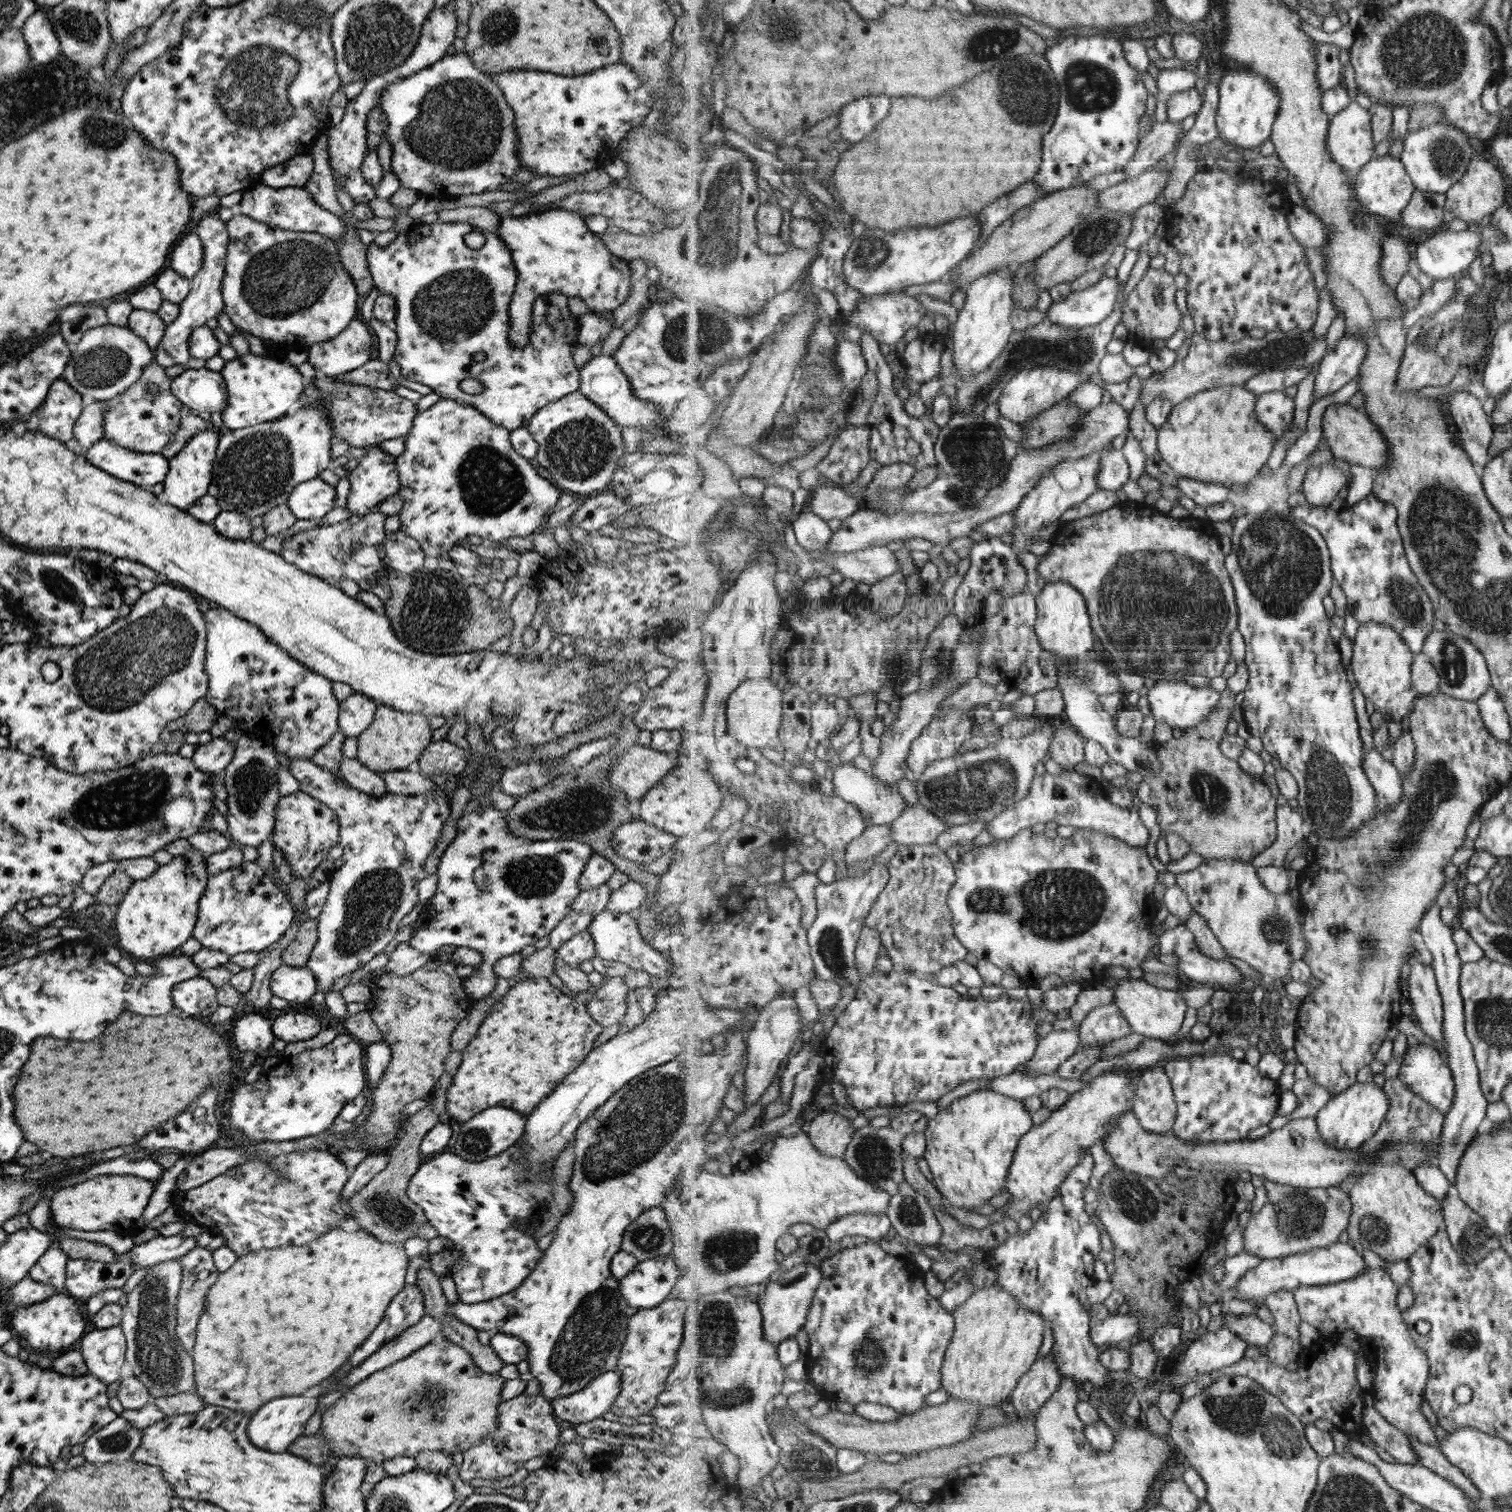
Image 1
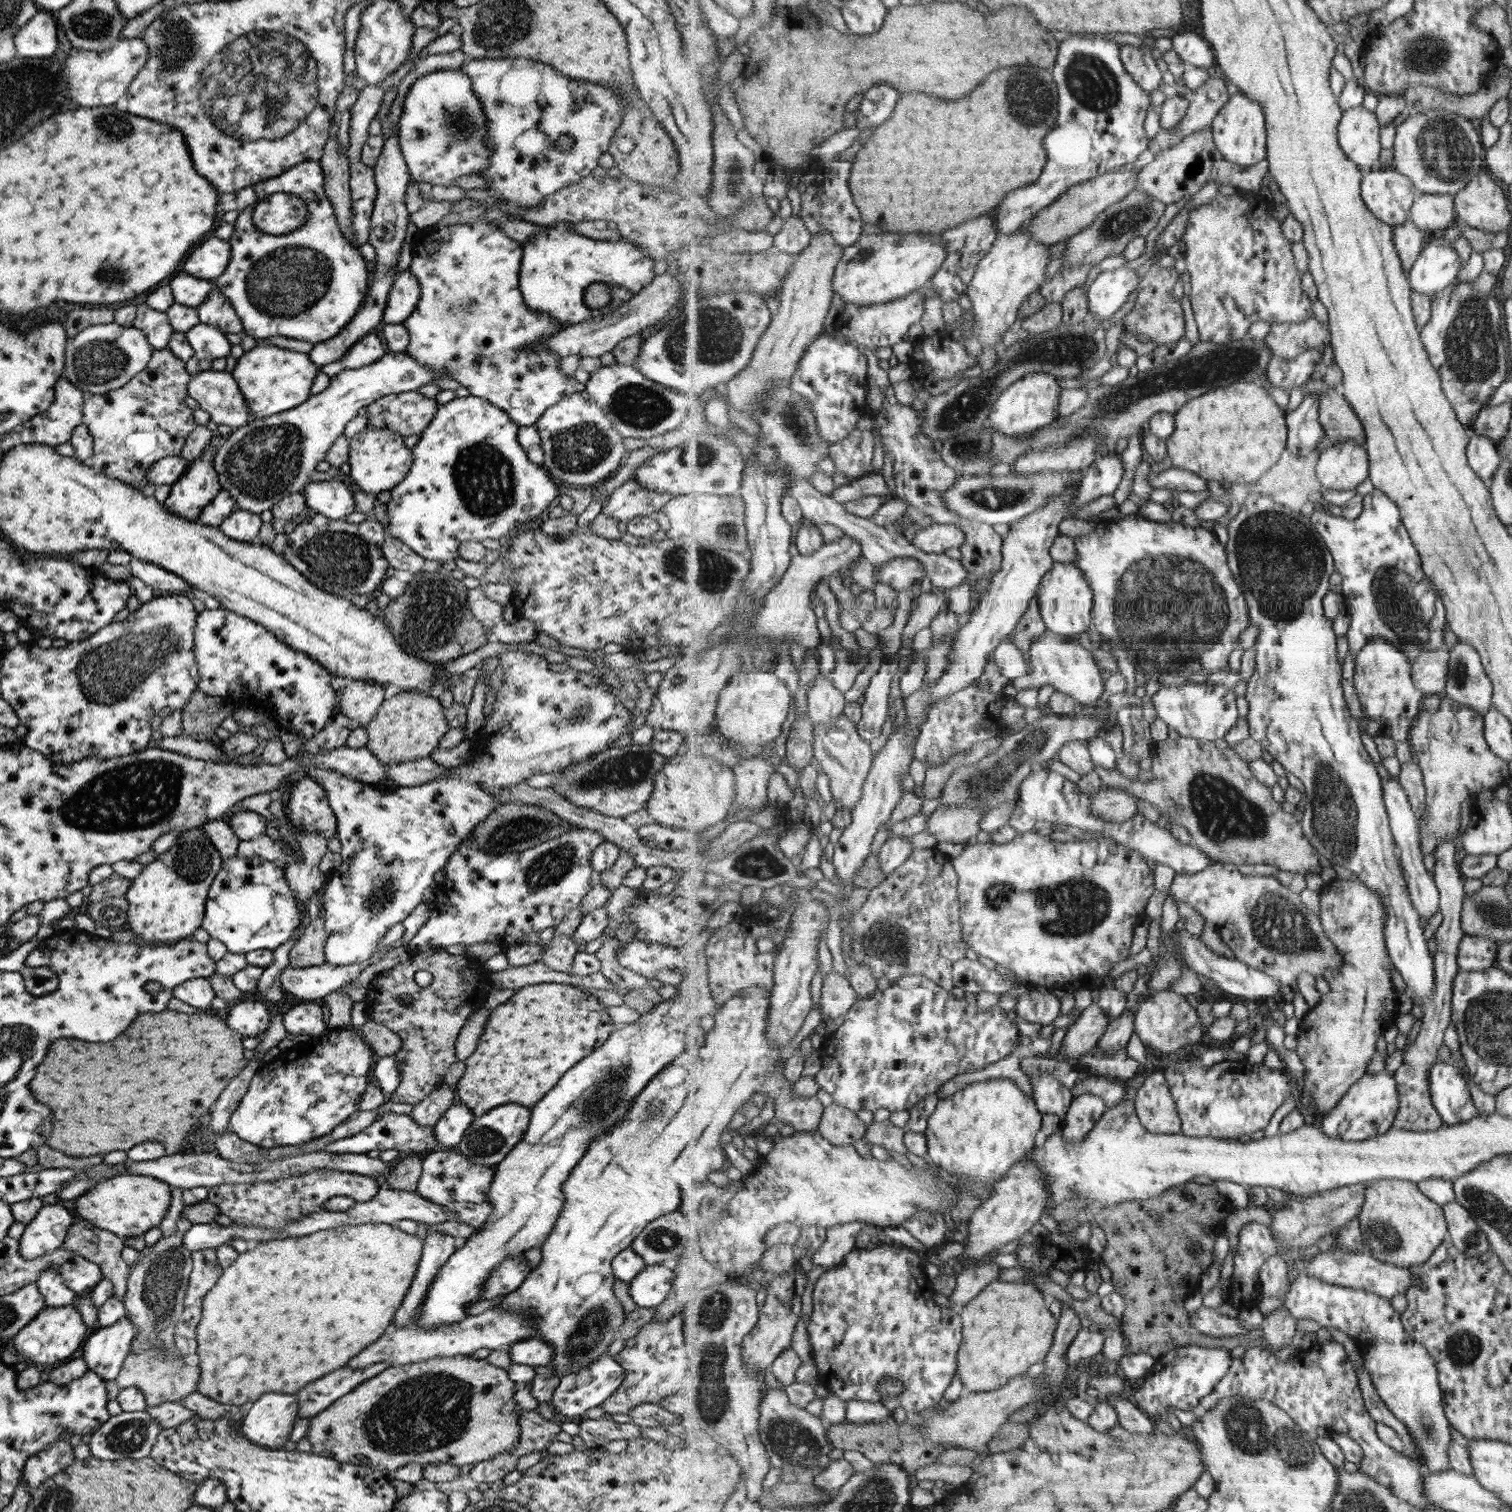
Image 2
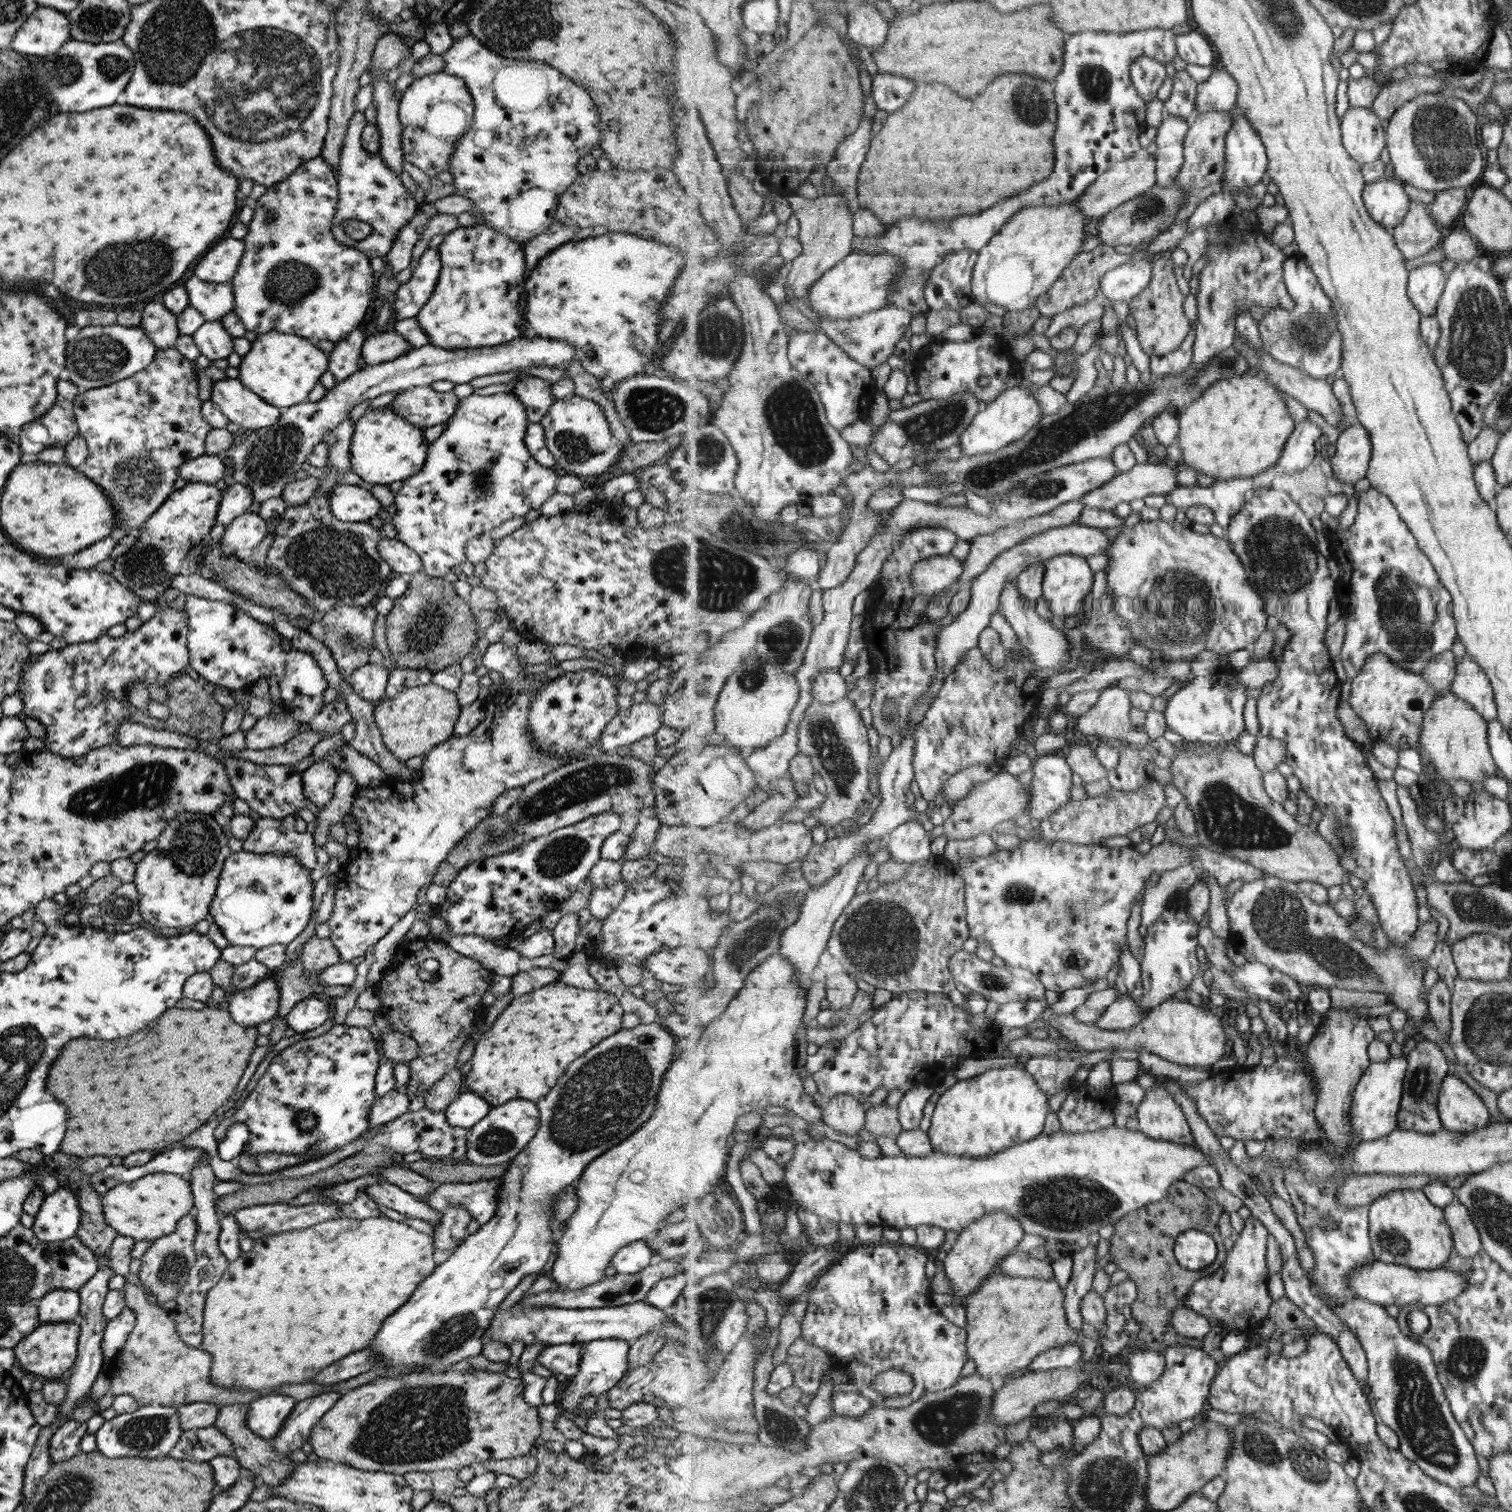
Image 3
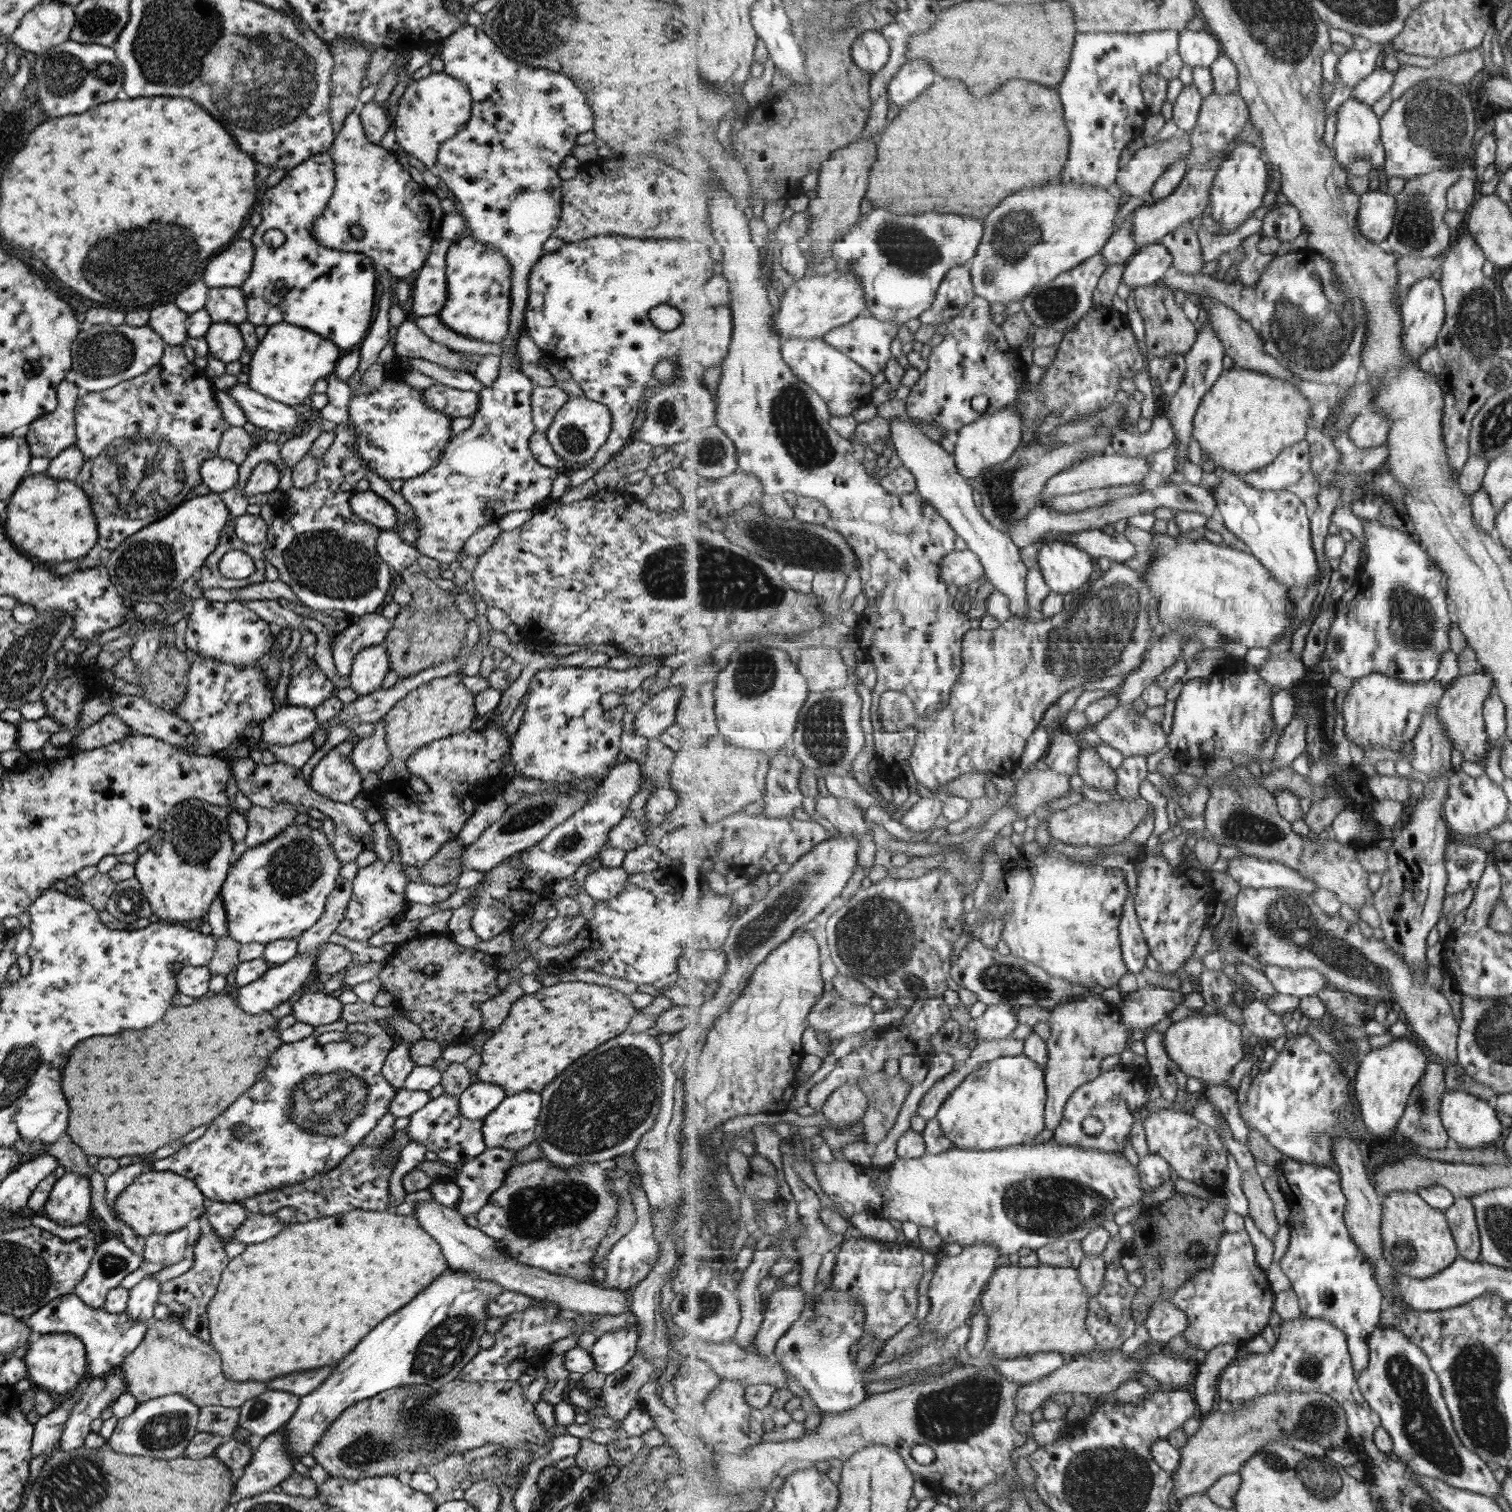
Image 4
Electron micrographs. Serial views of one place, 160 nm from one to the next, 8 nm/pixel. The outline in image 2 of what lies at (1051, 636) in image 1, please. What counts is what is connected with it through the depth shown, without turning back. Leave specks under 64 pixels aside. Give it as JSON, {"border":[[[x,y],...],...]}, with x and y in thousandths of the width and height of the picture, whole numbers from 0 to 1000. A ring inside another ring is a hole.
{"border":[[[697,372],[697,375],[690,382],[686,397],[692,415],[695,418],[709,423],[722,415],[724,390],[711,372]]]}

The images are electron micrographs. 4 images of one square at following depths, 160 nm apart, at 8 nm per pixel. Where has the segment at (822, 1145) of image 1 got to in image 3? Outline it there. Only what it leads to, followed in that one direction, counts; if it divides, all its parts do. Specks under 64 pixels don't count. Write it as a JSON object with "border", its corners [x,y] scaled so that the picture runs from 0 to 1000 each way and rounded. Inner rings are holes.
{"border":[[[562,724],[548,726],[544,730],[544,742],[556,750],[565,751],[573,744],[573,735],[569,729],[569,727]]]}

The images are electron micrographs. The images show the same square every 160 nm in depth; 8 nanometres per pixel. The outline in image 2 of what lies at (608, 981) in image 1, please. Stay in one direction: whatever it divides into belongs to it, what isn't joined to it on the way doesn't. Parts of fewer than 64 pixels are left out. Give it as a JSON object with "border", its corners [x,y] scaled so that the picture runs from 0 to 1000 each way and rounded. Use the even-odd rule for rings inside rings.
{"border":[[[403,620],[394,630],[393,632],[397,636],[397,644],[408,654],[413,654],[416,656],[428,653],[427,647],[409,639],[409,636],[405,635],[405,631],[408,628],[408,625],[409,624],[407,620]]]}

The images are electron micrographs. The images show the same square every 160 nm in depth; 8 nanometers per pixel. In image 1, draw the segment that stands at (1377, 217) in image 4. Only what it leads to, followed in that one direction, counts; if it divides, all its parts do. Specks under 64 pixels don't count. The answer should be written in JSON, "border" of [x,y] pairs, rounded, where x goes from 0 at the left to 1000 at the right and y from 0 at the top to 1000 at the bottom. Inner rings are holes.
{"border":[[[919,101],[910,103],[899,113],[896,117],[896,128],[898,132],[907,140],[914,143],[916,146],[923,148],[927,147],[927,140],[934,133],[937,123],[930,108],[926,104],[922,104]]]}

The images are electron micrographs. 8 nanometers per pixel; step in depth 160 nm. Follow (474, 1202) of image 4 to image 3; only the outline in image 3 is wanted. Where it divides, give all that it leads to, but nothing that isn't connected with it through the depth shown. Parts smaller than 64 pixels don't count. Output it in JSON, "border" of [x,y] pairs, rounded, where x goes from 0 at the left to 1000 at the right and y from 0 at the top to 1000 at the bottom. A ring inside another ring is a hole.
{"border":[[[297,798],[291,804],[290,812],[286,816],[286,825],[288,828],[297,827],[302,824],[310,817],[308,811],[312,804],[305,798]]]}

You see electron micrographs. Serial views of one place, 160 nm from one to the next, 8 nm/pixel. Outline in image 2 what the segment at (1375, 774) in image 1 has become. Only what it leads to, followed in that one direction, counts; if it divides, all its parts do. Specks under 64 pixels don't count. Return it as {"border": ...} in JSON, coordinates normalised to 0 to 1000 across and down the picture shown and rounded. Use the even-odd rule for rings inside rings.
{"border":[[[920,513],[914,518],[915,521],[916,521],[915,528],[917,529],[917,535],[919,540],[921,551],[925,562],[925,566],[929,573],[929,577],[930,577],[931,590],[933,590],[933,593],[935,595],[936,601],[938,601],[938,604],[940,606],[942,612],[942,610],[944,610],[952,603],[952,589],[949,586],[948,579],[945,578],[945,576],[942,575],[942,571],[941,571],[942,565],[940,562],[938,541],[931,528],[931,525],[926,517],[923,516],[923,514]]]}

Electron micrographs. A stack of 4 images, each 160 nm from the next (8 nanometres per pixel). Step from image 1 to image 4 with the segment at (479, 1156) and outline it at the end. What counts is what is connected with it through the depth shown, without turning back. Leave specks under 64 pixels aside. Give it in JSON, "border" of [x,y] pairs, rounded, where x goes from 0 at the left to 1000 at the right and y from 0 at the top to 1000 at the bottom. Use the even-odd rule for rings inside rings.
{"border":[[[347,721],[333,728],[319,739],[318,750],[321,759],[333,759],[334,761],[344,761],[353,755],[353,746],[358,732],[356,722]]]}

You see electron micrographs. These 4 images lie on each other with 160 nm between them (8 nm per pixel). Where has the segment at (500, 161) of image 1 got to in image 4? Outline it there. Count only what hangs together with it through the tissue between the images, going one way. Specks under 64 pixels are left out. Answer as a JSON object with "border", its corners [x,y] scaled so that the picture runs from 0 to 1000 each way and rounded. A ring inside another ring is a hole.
{"border":[[[293,48],[284,48],[282,50],[269,56],[265,65],[263,67],[263,73],[261,76],[261,95],[262,97],[265,97],[269,102],[278,106],[281,111],[286,112],[290,96],[307,85],[307,82],[311,77],[311,72],[312,65],[310,61],[309,61],[309,58],[306,55]]]}

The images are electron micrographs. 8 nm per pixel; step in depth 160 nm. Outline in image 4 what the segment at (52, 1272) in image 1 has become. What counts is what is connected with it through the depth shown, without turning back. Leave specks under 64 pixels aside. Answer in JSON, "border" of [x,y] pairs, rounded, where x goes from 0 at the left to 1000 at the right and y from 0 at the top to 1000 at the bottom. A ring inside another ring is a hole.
{"border":[[[48,855],[38,857],[17,872],[22,883],[41,881],[49,882],[55,888],[58,898],[57,905],[62,911],[65,911],[77,904],[93,888],[98,878],[98,874],[87,873],[82,868],[72,869],[67,865],[59,865]]]}

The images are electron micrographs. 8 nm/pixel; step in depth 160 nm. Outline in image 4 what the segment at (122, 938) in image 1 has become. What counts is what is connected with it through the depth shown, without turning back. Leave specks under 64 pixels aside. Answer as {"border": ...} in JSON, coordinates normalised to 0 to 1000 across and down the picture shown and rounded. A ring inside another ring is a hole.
{"border":[[[124,528],[124,529],[121,528],[118,532],[116,532],[114,534],[112,535],[112,537],[110,538],[110,540],[106,544],[106,547],[101,551],[101,553],[98,556],[97,562],[93,565],[89,570],[87,571],[89,574],[89,580],[92,583],[93,587],[93,590],[96,592],[97,597],[101,603],[101,608],[103,608],[105,610],[110,611],[120,611],[125,609],[126,608],[134,608],[136,606],[136,603],[138,603],[138,599],[141,597],[141,595],[146,591],[146,587],[150,578],[151,574],[152,573],[153,568],[154,567],[153,562],[155,557],[153,556],[153,554],[151,551],[151,546],[149,543],[149,540],[152,538],[152,534],[151,533],[144,534],[141,533],[140,532],[137,532],[134,529],[130,529],[130,528]]]}

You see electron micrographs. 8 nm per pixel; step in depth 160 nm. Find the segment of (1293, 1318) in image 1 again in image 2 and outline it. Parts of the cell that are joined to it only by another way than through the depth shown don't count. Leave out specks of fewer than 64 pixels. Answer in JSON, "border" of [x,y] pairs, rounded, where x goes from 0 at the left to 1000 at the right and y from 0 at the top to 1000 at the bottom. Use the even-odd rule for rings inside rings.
{"border":[[[846,829],[838,833],[835,837],[833,845],[835,847],[835,856],[849,858],[848,864],[851,865],[850,861],[854,851],[853,849],[853,837]]]}

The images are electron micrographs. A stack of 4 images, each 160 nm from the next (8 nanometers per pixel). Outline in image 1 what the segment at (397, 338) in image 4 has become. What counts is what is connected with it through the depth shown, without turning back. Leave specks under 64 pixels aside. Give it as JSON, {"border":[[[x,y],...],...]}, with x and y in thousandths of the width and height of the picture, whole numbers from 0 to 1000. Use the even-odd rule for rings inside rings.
{"border":[[[235,210],[232,211],[231,214],[223,222],[204,229],[202,239],[211,249],[224,249],[227,246],[235,245],[245,238],[244,229],[245,229],[245,221],[238,210]]]}

